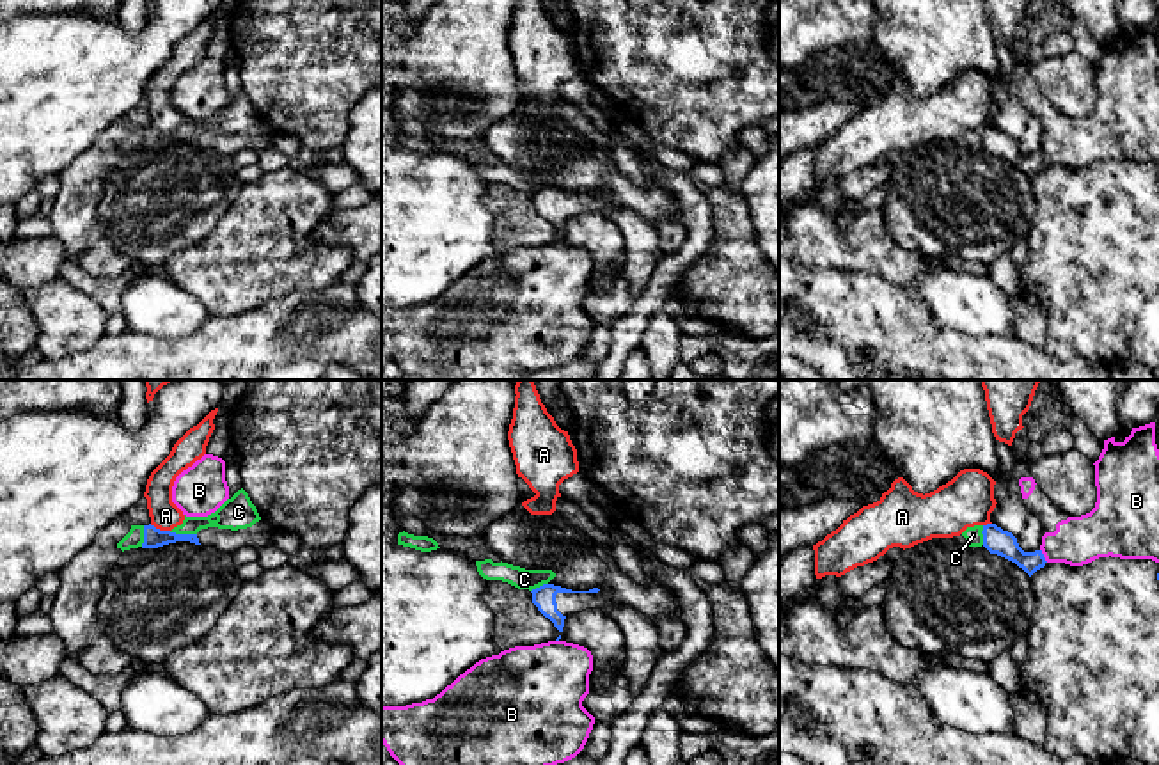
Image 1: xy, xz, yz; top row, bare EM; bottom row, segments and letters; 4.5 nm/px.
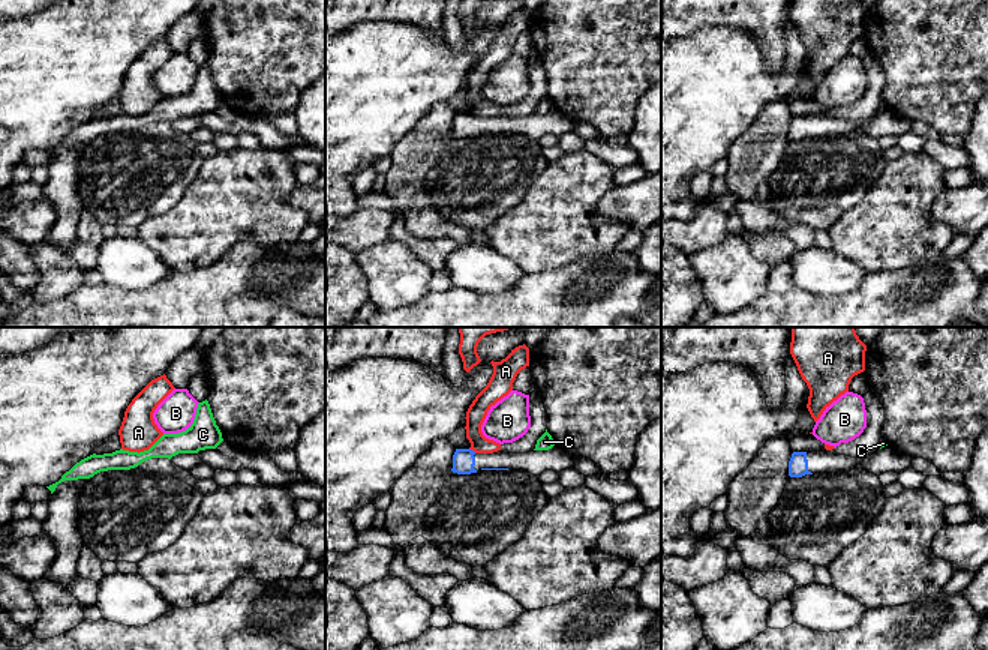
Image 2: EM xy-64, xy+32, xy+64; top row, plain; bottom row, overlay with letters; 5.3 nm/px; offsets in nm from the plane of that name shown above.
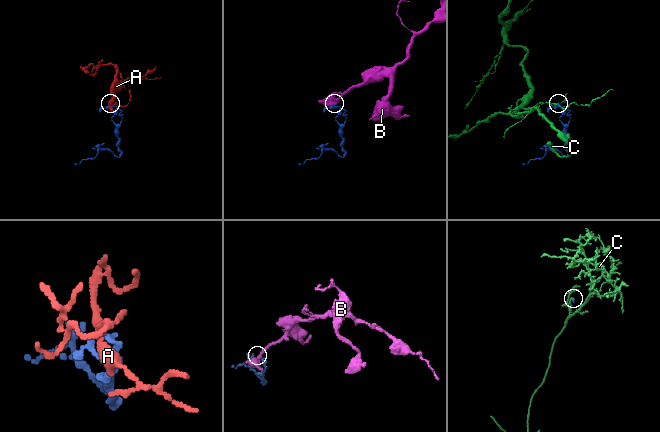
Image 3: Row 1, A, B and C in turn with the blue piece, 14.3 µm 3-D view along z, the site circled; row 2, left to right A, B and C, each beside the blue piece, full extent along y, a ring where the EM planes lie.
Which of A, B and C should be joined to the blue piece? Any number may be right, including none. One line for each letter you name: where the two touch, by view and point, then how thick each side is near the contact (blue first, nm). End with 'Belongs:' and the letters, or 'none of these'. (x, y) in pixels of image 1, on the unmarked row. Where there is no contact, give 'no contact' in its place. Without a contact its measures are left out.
Belongs: none of these

